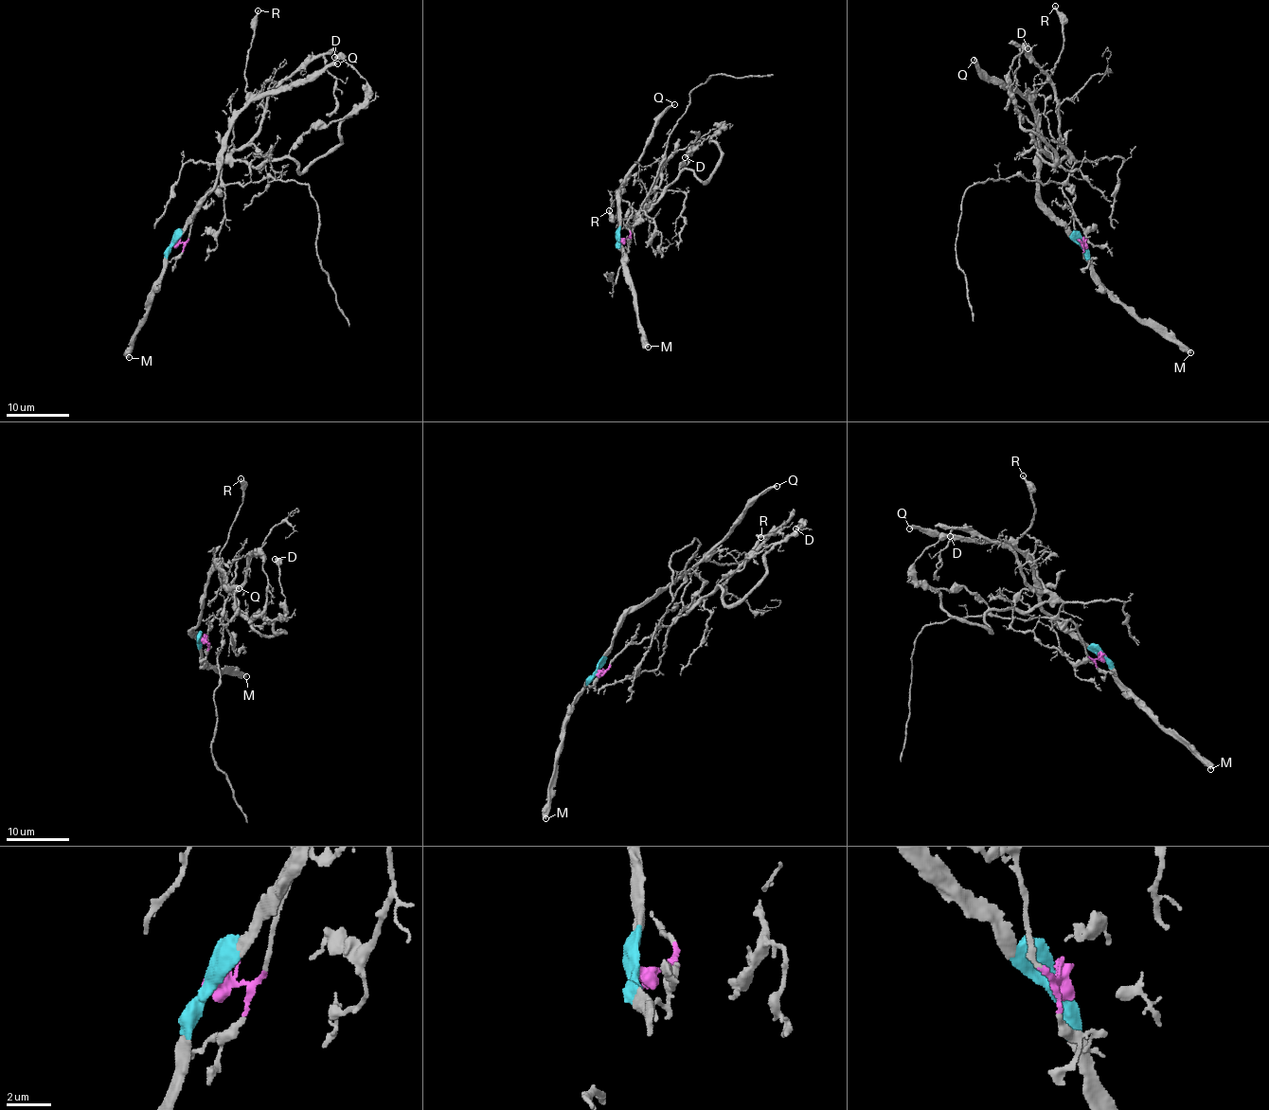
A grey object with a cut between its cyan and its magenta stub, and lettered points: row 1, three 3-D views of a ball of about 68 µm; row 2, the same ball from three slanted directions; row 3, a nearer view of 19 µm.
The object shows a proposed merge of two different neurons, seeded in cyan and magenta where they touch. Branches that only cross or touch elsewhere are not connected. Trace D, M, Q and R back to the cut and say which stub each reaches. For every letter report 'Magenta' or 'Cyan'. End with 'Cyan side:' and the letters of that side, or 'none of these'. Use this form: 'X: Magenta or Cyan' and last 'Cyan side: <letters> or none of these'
D: Magenta
M: Cyan
Q: Cyan
R: Cyan
Cyan side: M, Q, R

